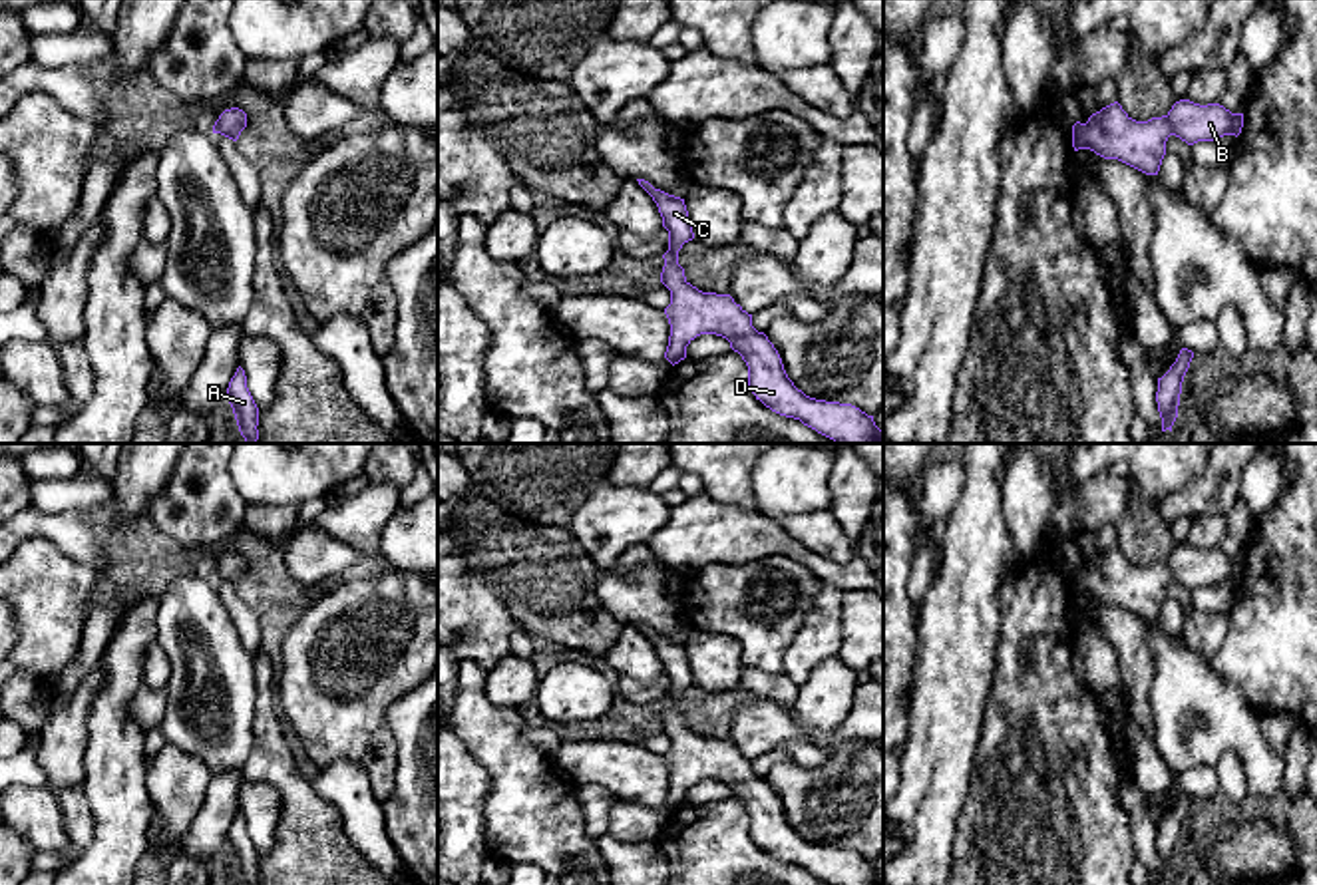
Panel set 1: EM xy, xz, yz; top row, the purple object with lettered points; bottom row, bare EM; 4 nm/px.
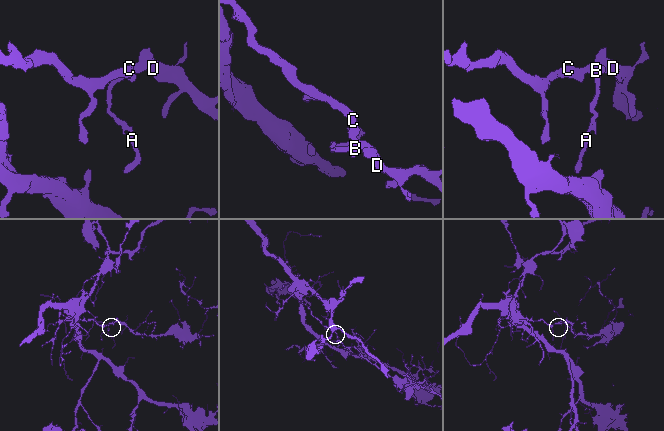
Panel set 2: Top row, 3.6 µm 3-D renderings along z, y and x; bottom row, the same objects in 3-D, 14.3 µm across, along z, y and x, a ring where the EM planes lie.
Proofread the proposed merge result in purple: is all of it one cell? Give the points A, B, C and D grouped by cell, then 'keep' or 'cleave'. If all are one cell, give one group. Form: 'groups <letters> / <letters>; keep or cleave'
groups A B C D; keep

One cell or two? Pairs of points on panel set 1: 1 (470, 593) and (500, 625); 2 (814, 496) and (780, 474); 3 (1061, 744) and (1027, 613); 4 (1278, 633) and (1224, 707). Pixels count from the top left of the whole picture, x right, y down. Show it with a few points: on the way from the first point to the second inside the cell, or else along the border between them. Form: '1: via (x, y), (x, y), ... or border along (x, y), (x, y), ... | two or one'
1: via (476, 601), (492, 617) | one
2: via (806, 490), (788, 480) | one
3: via (1039, 712), (1035, 701), (1035, 645) | one
4: border along (1208, 661), (1218, 675), (1242, 693), (1260, 716) | two

